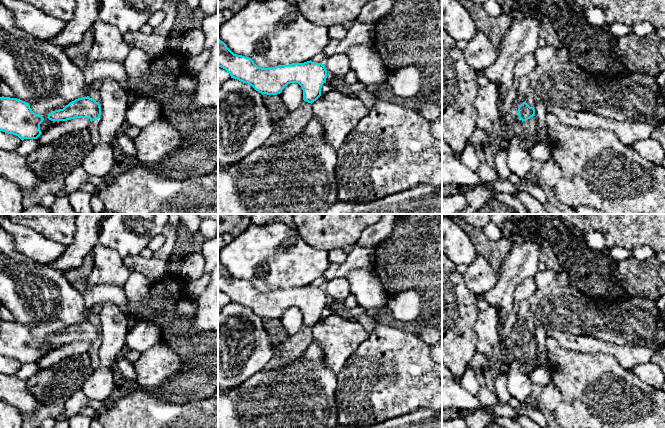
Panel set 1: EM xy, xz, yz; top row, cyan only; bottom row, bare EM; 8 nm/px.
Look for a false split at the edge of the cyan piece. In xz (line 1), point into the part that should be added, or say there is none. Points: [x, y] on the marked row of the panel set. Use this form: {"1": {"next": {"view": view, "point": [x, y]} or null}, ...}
{"1": {"next": null}}

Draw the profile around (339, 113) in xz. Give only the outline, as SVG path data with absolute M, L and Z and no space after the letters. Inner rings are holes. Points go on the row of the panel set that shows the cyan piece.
M339 91L321 95L312 103L312 107L313 116L321 122L324 141L335 151L343 145L358 122L370 112L361 100Z

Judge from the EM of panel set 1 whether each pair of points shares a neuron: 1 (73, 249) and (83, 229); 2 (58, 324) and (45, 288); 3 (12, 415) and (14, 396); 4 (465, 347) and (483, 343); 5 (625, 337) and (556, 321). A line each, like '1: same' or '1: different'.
1: same
2: same
3: different
4: different
5: same

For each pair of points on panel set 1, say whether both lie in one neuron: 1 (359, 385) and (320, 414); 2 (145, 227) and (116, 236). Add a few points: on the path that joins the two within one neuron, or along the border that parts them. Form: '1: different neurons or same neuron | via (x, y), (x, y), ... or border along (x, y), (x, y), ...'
1: different neurons | border along (336, 379), (335, 408), (338, 417)
2: same neuron | via (138, 227), (129, 227), (123, 230)

